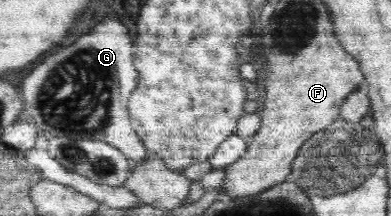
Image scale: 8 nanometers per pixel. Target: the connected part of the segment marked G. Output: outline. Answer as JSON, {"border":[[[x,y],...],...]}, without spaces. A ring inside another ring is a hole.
{"border":[[[107,18],[99,26],[95,26],[89,36],[81,36],[75,44],[63,50],[63,54],[53,54],[45,58],[35,70],[31,70],[23,84],[19,88],[24,108],[27,108],[29,116],[37,122],[39,130],[49,132],[49,128],[59,130],[59,134],[67,138],[77,138],[83,140],[96,140],[107,142],[127,157],[127,160],[133,161],[134,164],[142,164],[151,154],[147,147],[141,143],[139,137],[131,130],[129,122],[129,110],[127,102],[129,96],[135,90],[135,82],[139,80],[137,70],[133,68],[133,40],[129,36],[127,27],[119,21],[118,18]]]}

